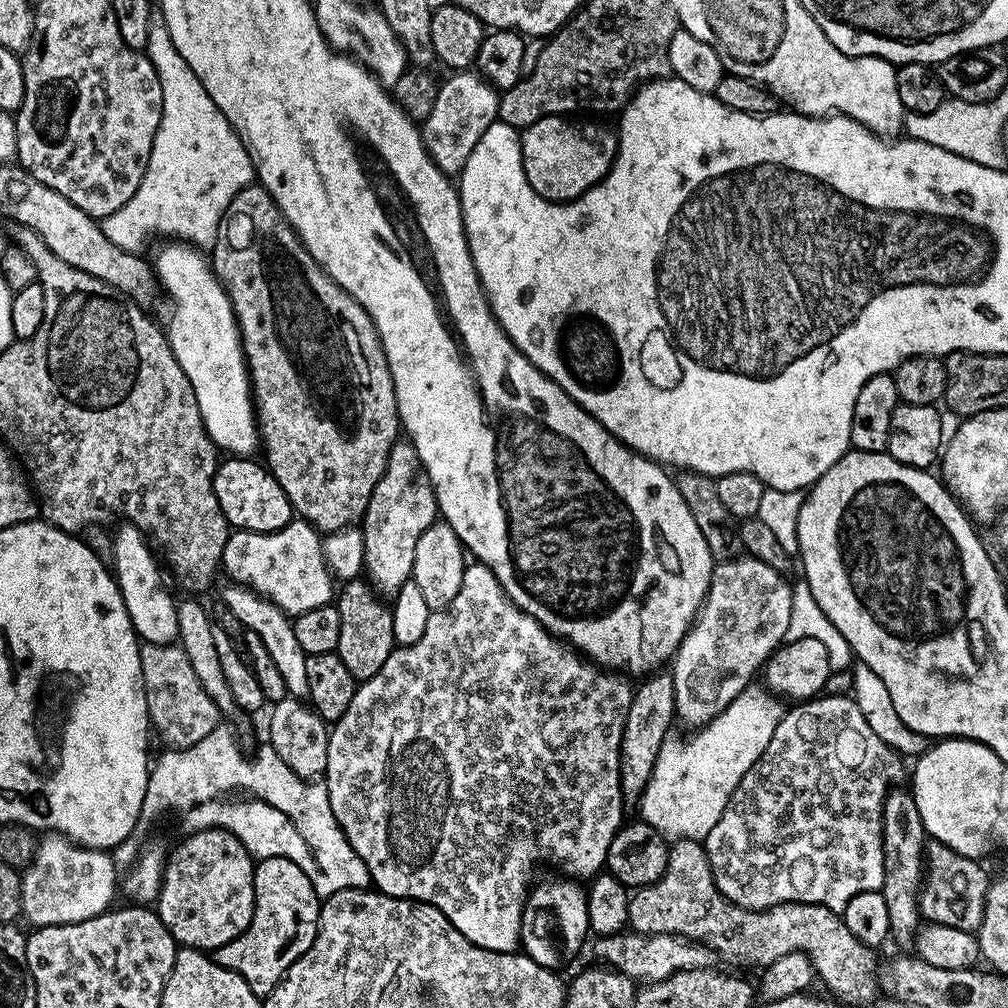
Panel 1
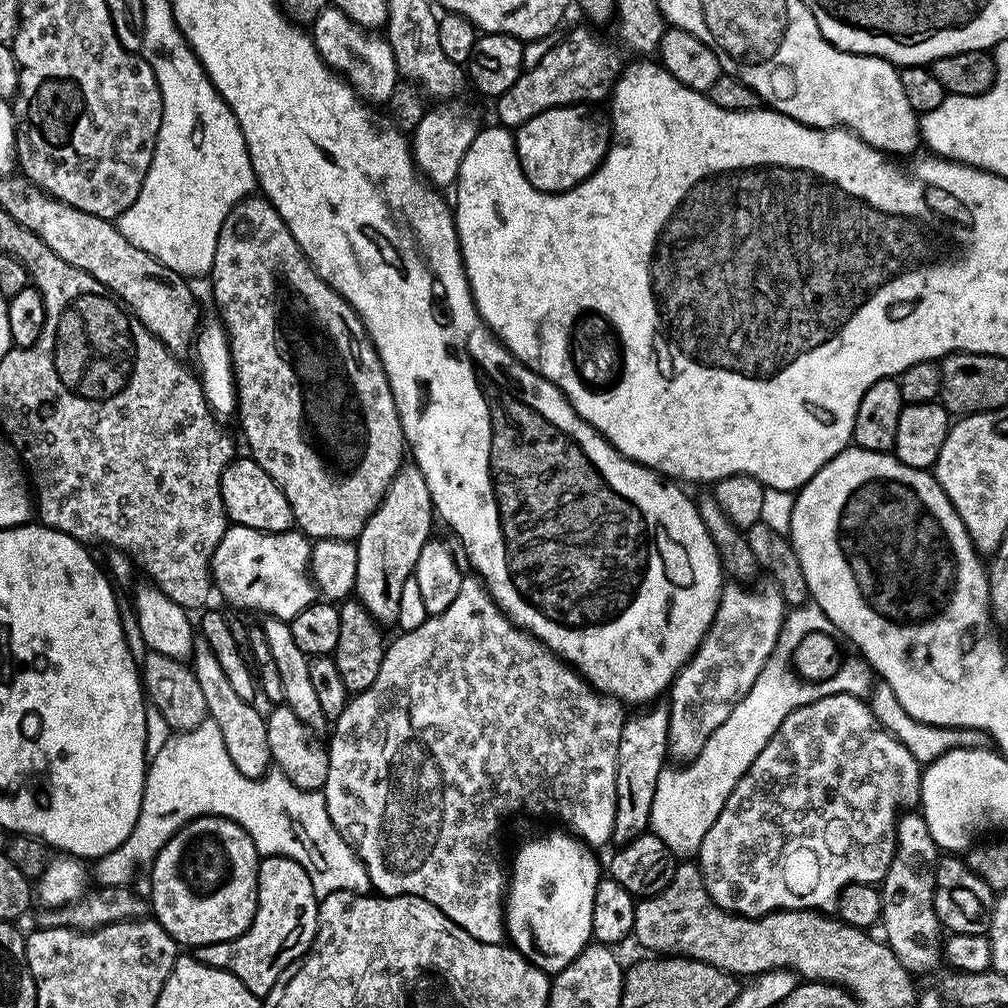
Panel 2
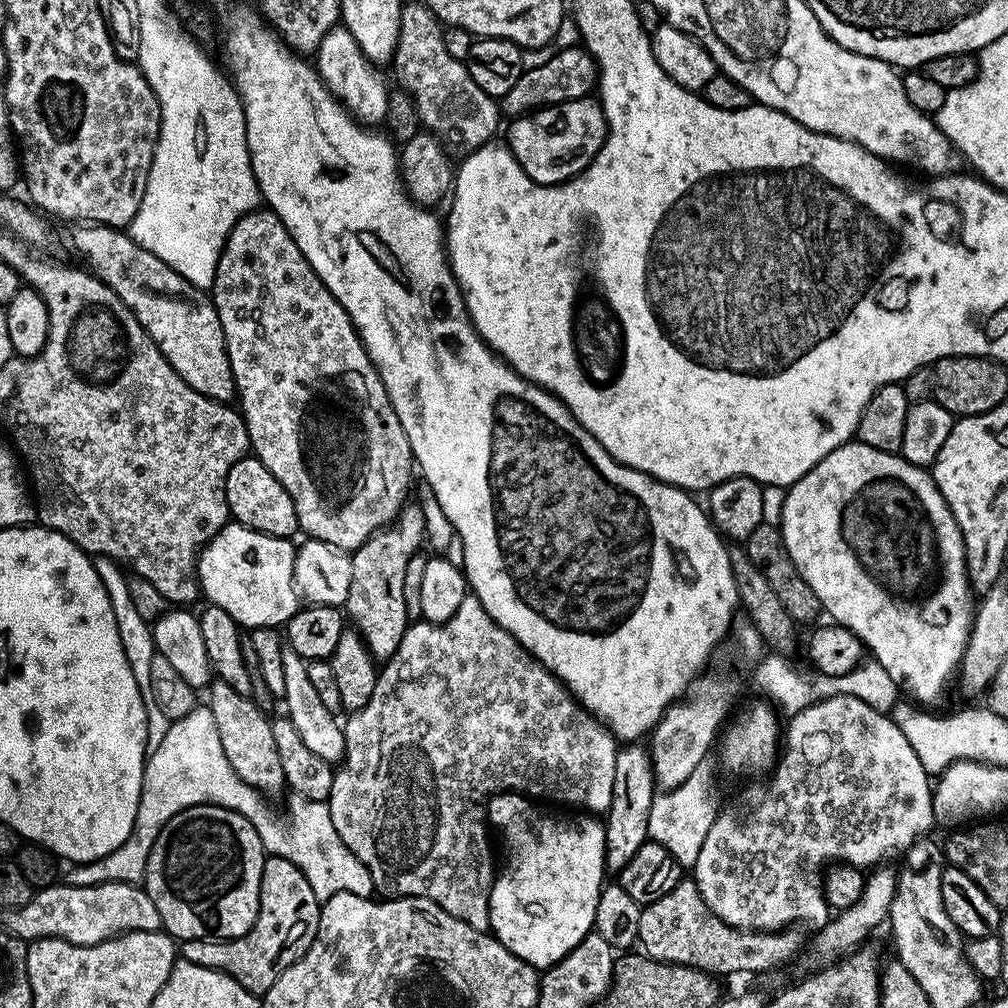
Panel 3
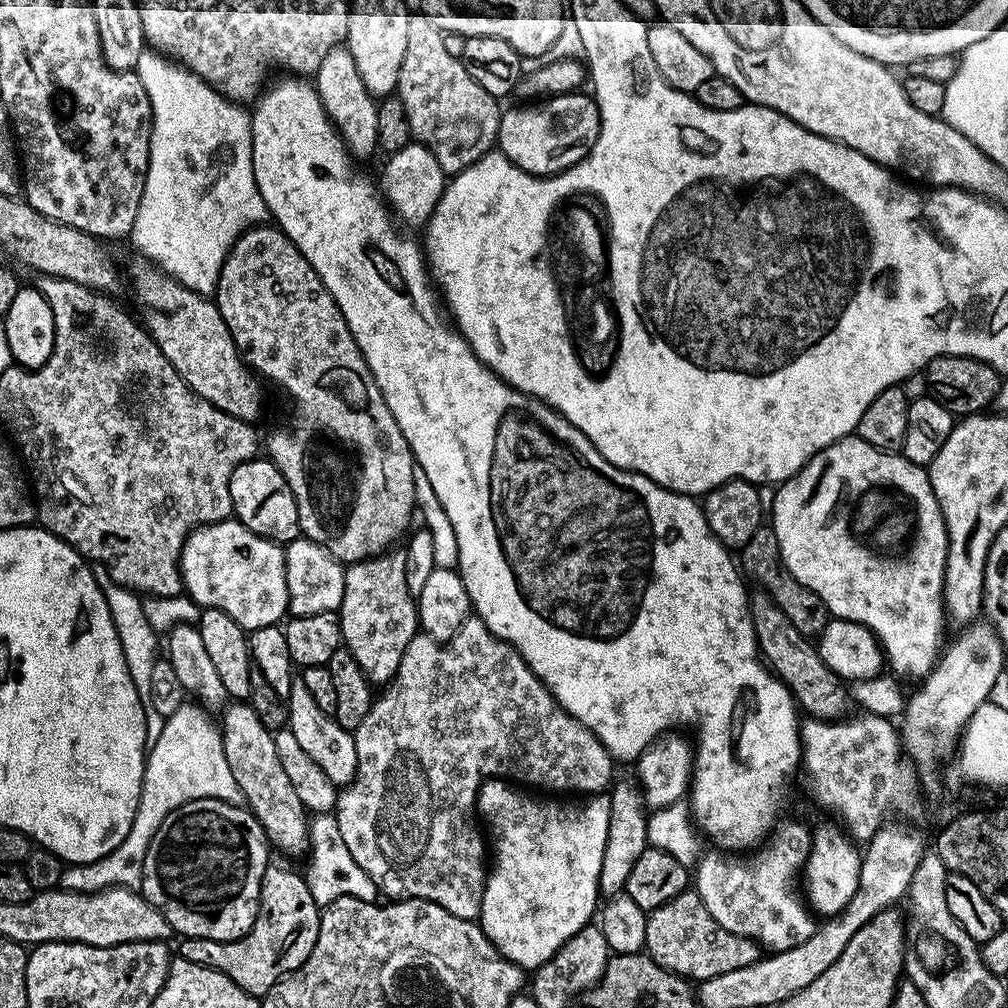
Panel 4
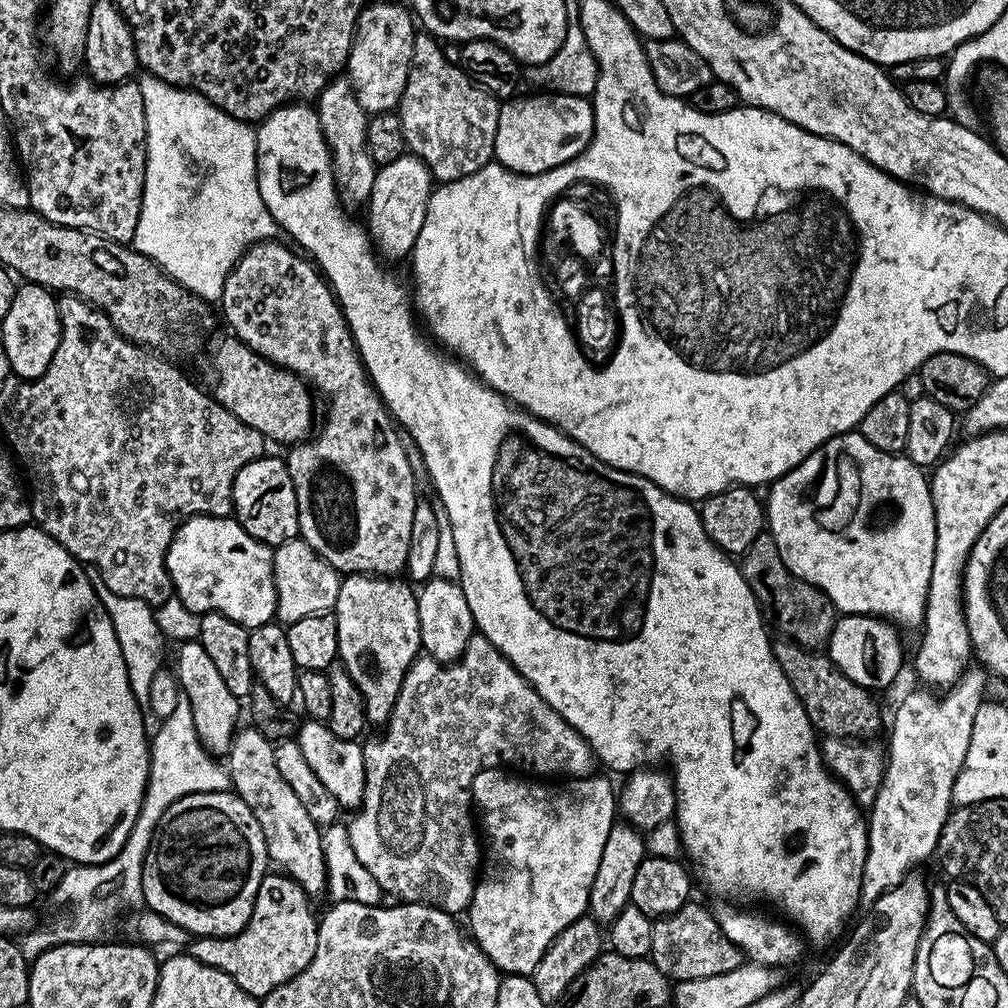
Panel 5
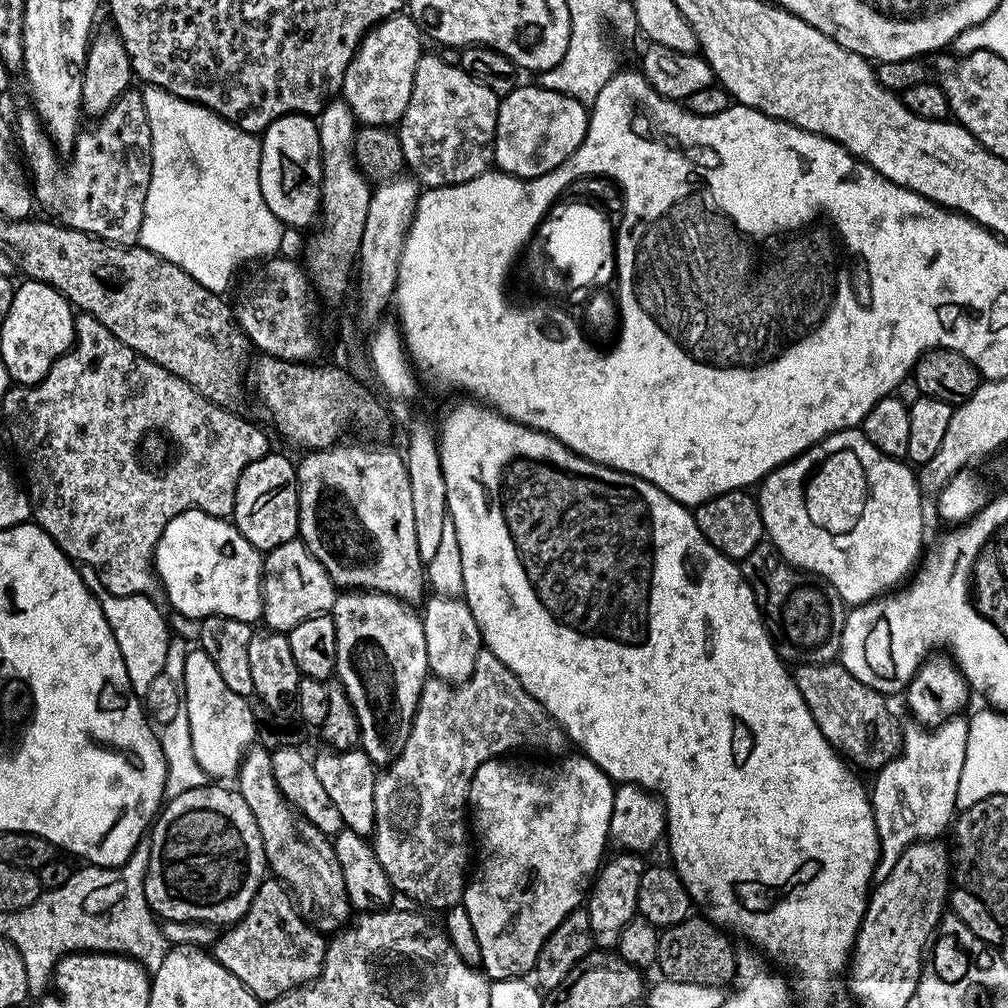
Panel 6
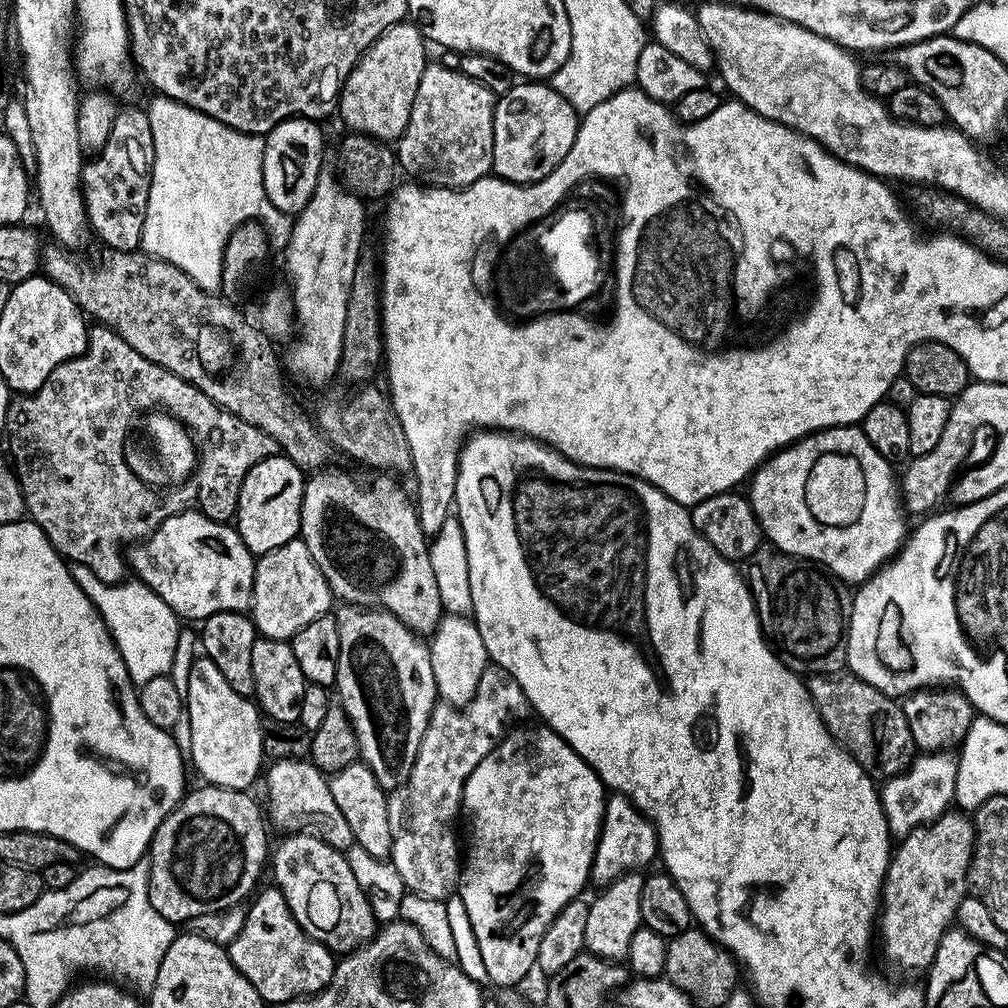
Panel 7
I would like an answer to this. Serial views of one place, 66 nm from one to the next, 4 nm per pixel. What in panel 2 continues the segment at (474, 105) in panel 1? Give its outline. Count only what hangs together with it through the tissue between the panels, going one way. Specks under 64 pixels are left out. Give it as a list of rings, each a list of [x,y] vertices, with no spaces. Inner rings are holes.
[[[444,102],[439,106],[429,107],[422,122],[418,122],[418,126],[410,134],[412,161],[416,164],[417,172],[440,190],[451,189],[455,185],[462,170],[462,158],[466,158],[466,150],[470,150],[482,127],[479,114],[470,105],[456,103],[460,102]]]

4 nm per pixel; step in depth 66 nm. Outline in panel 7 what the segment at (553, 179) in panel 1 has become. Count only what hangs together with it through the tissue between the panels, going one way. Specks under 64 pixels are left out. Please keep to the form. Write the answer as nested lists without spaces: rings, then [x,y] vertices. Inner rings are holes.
[[[516,82],[508,93],[499,97],[494,110],[494,162],[492,172],[512,184],[537,184],[546,178],[570,154],[581,117],[574,106],[552,88],[548,82]]]

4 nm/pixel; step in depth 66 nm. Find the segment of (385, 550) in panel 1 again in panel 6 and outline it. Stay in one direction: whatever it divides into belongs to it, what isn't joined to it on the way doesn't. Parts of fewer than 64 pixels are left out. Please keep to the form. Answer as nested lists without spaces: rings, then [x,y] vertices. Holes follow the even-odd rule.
[[[344,590],[337,595],[330,615],[334,630],[338,630],[336,676],[354,706],[354,714],[358,714],[360,748],[372,759],[373,765],[387,766],[406,746],[406,738],[412,729],[412,719],[420,701],[420,691],[430,676],[421,613],[385,592]]]

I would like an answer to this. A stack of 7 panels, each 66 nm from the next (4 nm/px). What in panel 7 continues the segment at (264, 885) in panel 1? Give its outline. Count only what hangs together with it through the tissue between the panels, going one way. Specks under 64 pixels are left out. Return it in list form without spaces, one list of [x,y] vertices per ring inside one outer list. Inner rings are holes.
[[[276,886],[262,888],[247,905],[242,930],[238,930],[238,936],[226,946],[228,956],[246,982],[258,990],[265,1005],[278,1006],[303,996],[318,995],[334,978],[337,957],[322,941],[304,932]]]

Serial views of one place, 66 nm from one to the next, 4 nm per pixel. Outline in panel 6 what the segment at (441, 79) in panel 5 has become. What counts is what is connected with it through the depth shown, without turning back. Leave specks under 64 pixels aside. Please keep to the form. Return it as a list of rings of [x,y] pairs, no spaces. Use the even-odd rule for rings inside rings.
[[[421,55],[418,70],[414,70],[414,90],[410,94],[410,106],[402,114],[398,131],[402,142],[402,154],[407,171],[424,188],[441,188],[470,182],[493,167],[496,154],[496,123],[501,97],[482,86],[470,74],[461,70],[459,64],[446,62],[440,55]]]

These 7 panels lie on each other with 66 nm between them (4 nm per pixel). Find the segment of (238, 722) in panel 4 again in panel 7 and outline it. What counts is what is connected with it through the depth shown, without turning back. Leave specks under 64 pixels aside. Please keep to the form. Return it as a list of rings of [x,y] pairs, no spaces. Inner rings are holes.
[[[288,834],[283,839],[280,845],[273,847],[270,856],[270,872],[272,868],[275,878],[273,881],[286,898],[291,913],[294,914],[295,920],[302,926],[304,932],[322,941],[326,947],[338,954],[347,954],[370,941],[378,931],[378,921],[365,892],[358,885],[354,870],[350,870],[347,855],[341,849],[332,848],[324,840],[311,834]]]

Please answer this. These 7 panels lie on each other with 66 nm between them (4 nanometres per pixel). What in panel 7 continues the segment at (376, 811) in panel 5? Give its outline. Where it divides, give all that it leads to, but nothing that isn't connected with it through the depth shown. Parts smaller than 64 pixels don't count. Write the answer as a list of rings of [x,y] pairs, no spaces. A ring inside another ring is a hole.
[[[489,666],[489,668],[484,671],[482,674],[482,682],[478,682],[478,690],[474,694],[474,698],[470,703],[464,705],[463,708],[453,708],[452,705],[443,702],[437,703],[436,709],[430,714],[430,722],[426,726],[426,734],[422,734],[422,746],[418,746],[418,758],[414,758],[414,766],[410,770],[406,782],[388,796],[388,818],[390,820],[390,838],[392,839],[392,855],[390,857],[390,862],[398,870],[398,874],[402,878],[405,889],[407,889],[409,893],[421,895],[422,898],[445,901],[457,891],[462,867],[462,848],[461,845],[456,845],[456,815],[461,815],[462,812],[466,778],[470,774],[474,774],[474,766],[478,766],[478,762],[482,762],[482,758],[486,758],[486,754],[490,754],[490,750],[494,750],[494,746],[499,744],[505,732],[509,731],[510,723],[508,724],[508,720],[516,720],[512,722],[523,721],[520,719],[526,714],[529,715],[529,712],[528,699],[522,690],[522,686],[518,686],[518,682],[514,682],[514,678],[506,670],[502,670],[495,666]]]

